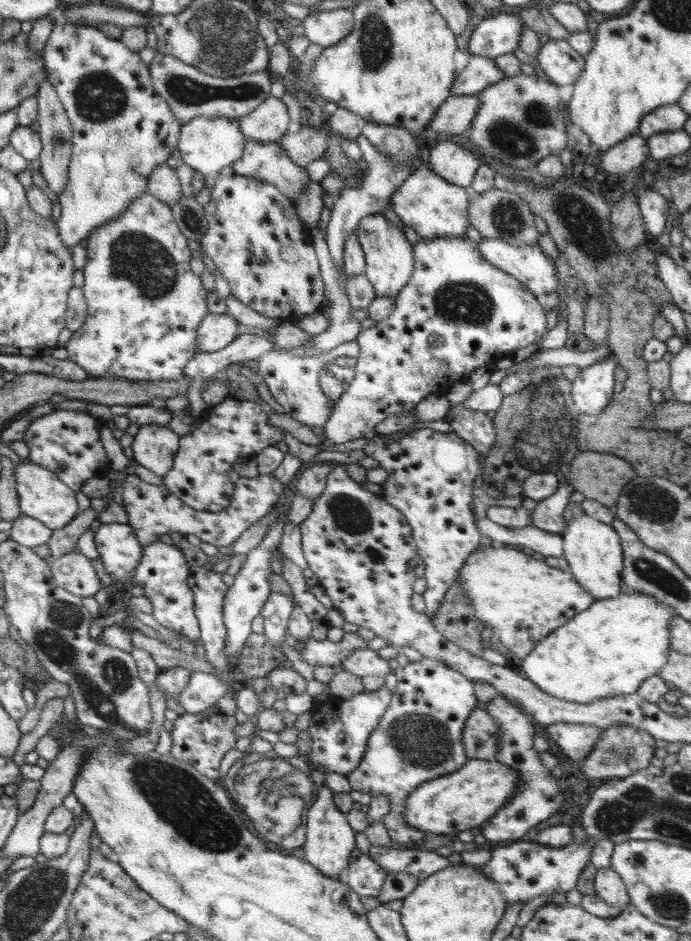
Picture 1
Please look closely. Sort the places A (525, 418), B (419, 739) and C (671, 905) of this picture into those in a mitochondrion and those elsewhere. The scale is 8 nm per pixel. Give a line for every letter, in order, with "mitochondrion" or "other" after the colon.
A: mitochondrion
B: mitochondrion
C: mitochondrion

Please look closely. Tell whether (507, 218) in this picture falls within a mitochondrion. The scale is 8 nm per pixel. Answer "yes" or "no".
yes

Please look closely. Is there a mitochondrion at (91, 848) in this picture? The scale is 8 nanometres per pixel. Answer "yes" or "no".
no

